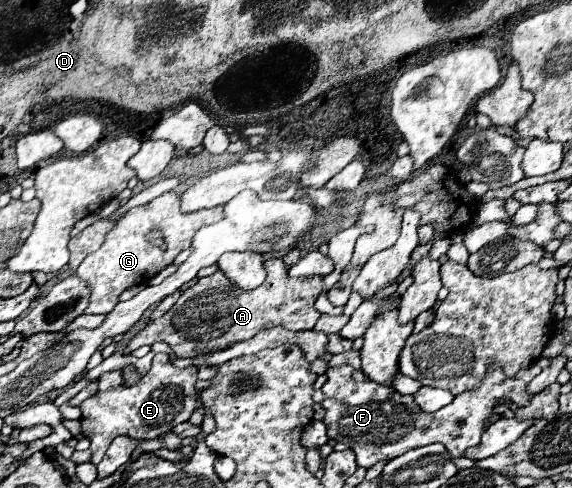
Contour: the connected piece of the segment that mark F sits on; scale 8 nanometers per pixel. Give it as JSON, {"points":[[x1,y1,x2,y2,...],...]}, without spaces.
{"points":[[351,366,329,368,327,382,321,388,325,394,321,406,325,408,323,422,327,426,327,436,335,438,337,442,347,440,347,446,357,456,357,464,363,468,371,468,379,460,391,460,407,450,433,442,441,442,453,458,463,456,467,448,479,444,481,434,487,428,487,420,495,408,495,400,511,398,511,402,517,406,529,404,527,386,521,380,507,378,501,368,491,370,479,388,455,396,449,406,433,414,419,412,413,396,403,396,395,388,371,384,371,380,357,382,353,380,351,372]]}

